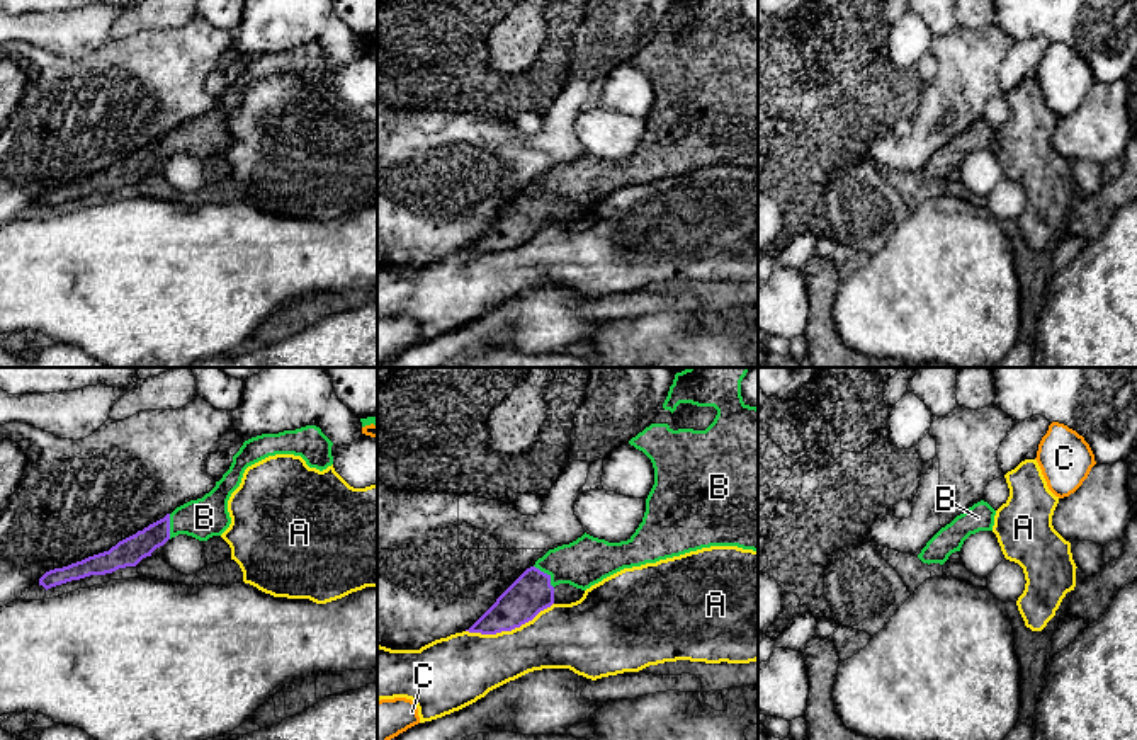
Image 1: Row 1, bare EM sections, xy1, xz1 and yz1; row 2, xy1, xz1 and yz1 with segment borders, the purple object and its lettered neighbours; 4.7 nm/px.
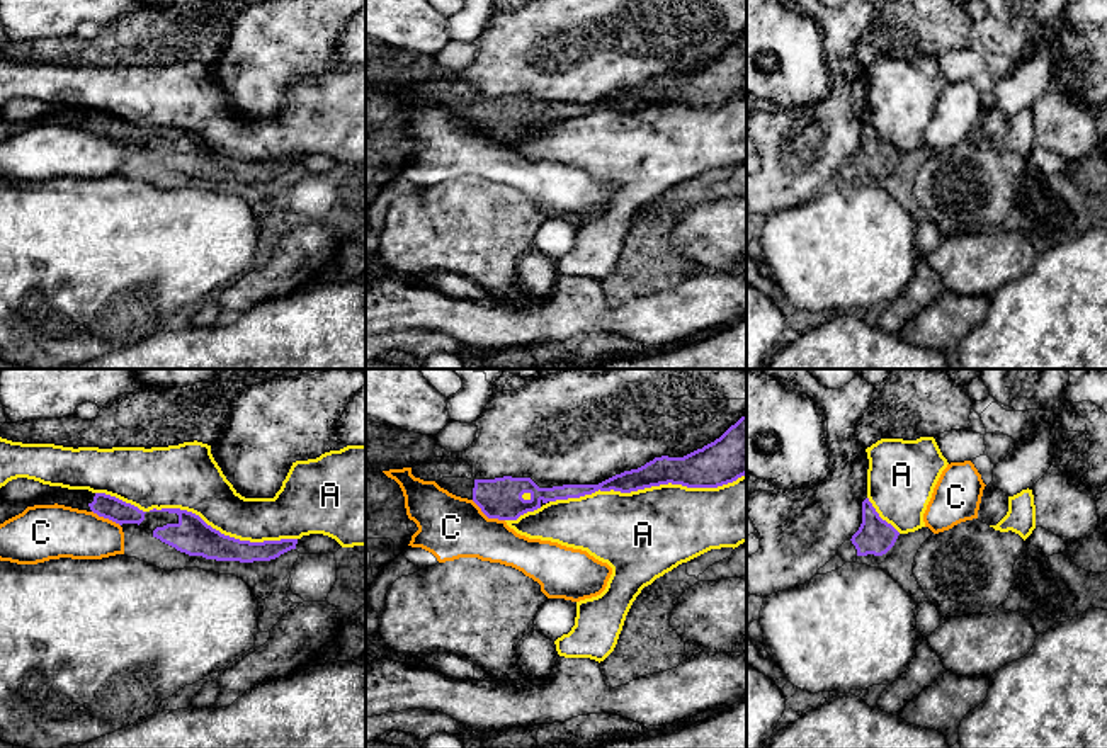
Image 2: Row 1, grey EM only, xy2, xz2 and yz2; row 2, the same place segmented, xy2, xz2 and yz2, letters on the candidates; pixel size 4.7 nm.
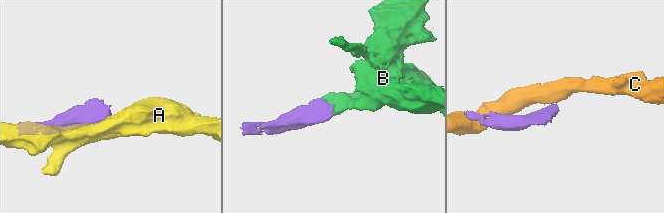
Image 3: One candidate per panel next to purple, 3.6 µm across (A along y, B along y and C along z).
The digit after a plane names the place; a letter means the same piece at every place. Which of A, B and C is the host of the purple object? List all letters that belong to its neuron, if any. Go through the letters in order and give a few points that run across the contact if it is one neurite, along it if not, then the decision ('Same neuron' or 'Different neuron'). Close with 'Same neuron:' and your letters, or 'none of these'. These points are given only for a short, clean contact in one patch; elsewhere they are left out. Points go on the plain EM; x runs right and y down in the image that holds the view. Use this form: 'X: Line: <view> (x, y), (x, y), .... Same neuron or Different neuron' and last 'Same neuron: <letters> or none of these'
A: Different neuron
B: Line: xz1 (532, 211), (548, 194), (558, 184), (585, 181). Same neuron
C: Line: xz2 (471, 119), (488, 136), (504, 140). Different neuron
Same neuron: B

